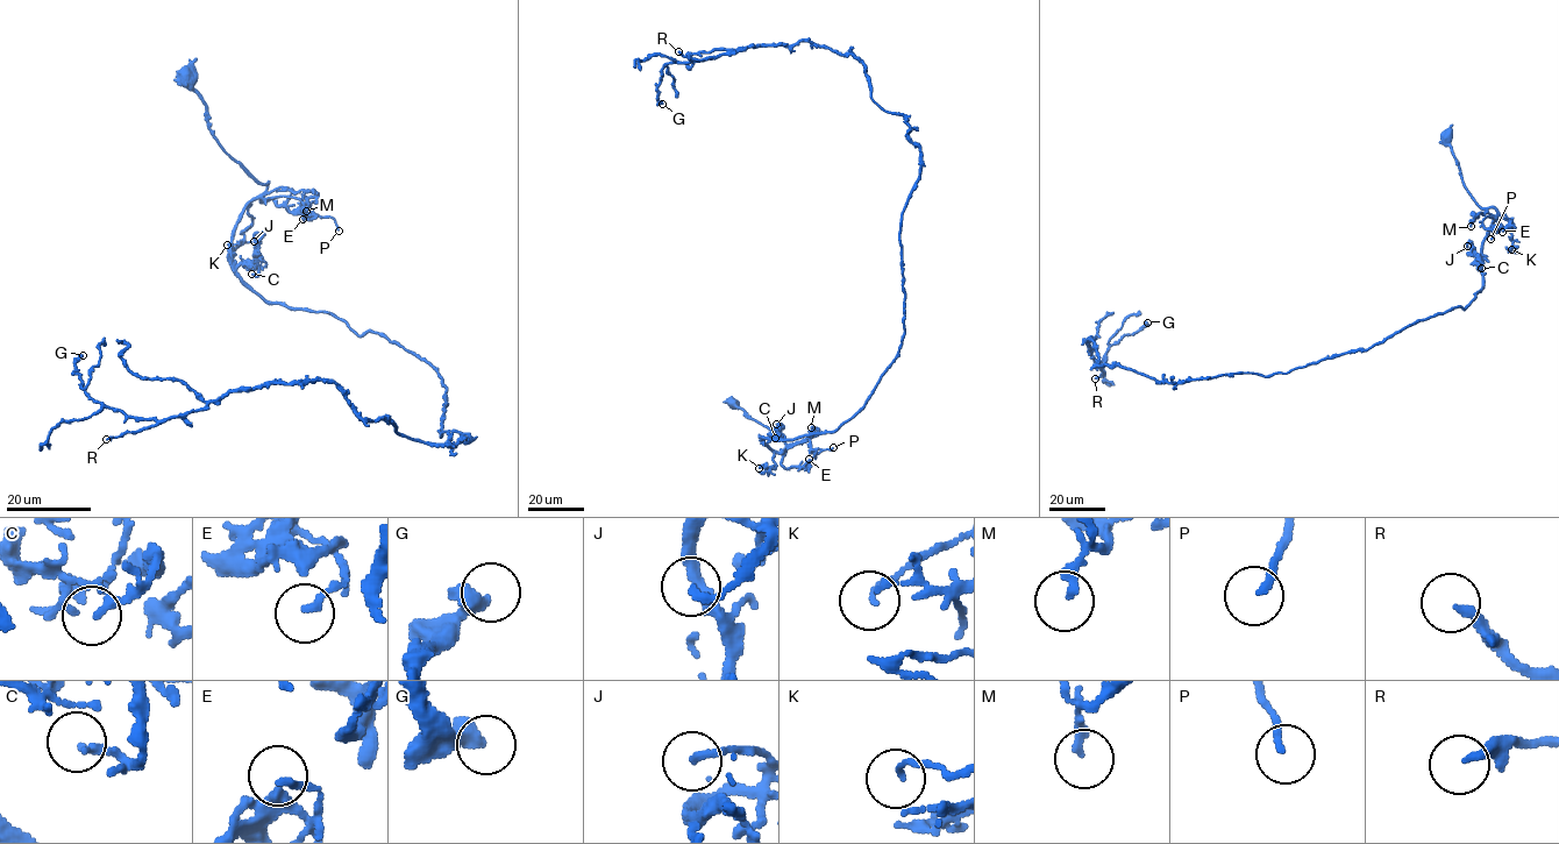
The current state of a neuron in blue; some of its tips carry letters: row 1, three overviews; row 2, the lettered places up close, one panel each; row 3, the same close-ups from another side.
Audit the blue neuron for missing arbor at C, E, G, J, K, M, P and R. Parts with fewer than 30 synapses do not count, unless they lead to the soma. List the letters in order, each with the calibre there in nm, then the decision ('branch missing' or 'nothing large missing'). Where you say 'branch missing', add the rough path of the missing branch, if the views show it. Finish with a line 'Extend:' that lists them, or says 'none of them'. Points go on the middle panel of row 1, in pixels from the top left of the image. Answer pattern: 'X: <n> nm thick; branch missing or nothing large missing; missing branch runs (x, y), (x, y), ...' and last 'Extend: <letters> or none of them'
C: 200 nm thick; nothing large missing
E: 170 nm thick; nothing large missing
G: 480 nm thick; nothing large missing
J: 180 nm thick; nothing large missing
K: 120 nm thick; nothing large missing
M: 240 nm thick; nothing large missing
P: 160 nm thick; nothing large missing
R: 220 nm thick; branch missing; missing branch runs (678, 51), (673, 38), (664, 42), (662, 54), (657, 48)
Extend: R

